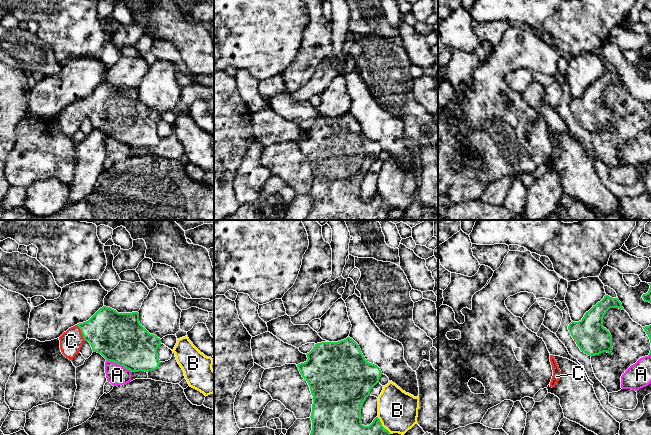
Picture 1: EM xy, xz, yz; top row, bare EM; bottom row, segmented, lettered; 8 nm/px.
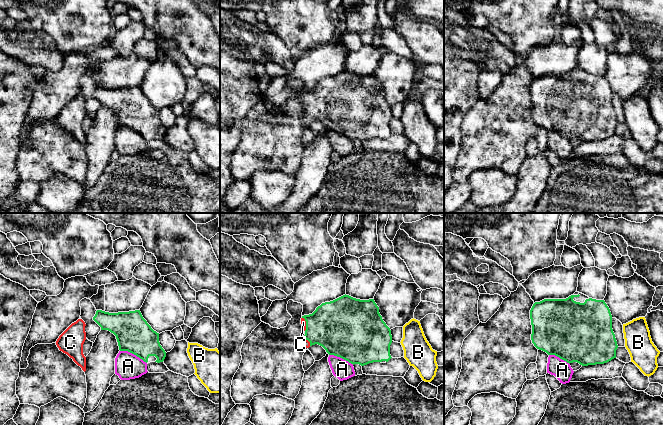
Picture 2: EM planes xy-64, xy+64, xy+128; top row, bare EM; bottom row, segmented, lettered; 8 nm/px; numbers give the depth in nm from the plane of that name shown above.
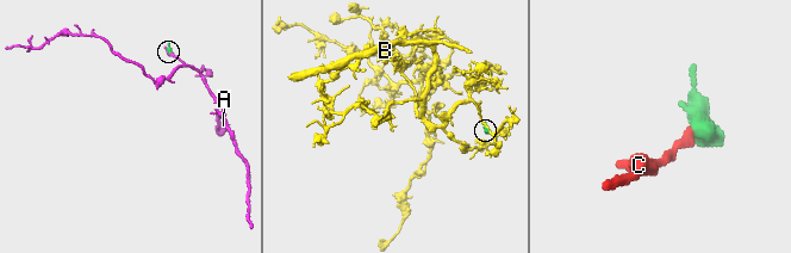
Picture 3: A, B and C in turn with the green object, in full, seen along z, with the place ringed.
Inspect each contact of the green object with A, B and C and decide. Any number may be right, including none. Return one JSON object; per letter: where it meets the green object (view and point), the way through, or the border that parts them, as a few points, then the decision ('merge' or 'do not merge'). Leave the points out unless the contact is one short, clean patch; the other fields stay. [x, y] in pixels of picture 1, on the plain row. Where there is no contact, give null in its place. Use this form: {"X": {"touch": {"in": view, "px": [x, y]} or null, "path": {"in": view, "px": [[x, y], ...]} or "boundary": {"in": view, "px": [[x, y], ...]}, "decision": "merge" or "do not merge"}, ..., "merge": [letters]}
{"A": {"touch": {"in": "xy", "px": [119, 141]}, "decision": "do not merge"}, "B": {"touch": {"in": "xz", "px": [381, 201]}, "decision": "do not merge"}, "C": {"touch": {"in": "xy", "px": [81, 108]}, "path": {"in": "xy", "px": [[112, 110], [81, 108], [71, 117]]}, "decision": "merge"}, "merge": ["C"]}

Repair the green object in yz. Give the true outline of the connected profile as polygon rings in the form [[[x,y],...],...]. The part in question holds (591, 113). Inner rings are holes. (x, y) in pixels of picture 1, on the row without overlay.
[[[605,71],[600,78],[585,89],[581,97],[572,97],[568,102],[577,122],[591,133],[603,128],[611,129],[613,126],[612,112],[603,103],[603,93],[610,84],[624,85],[618,74]]]

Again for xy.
[[[103,82],[88,97],[79,99],[60,113],[60,125],[69,136],[73,136],[80,128],[84,117],[88,117],[93,128],[100,129],[107,137],[112,137],[131,148],[152,147],[160,141],[157,125],[161,115],[150,110],[139,98],[139,89],[118,89],[116,86]]]

